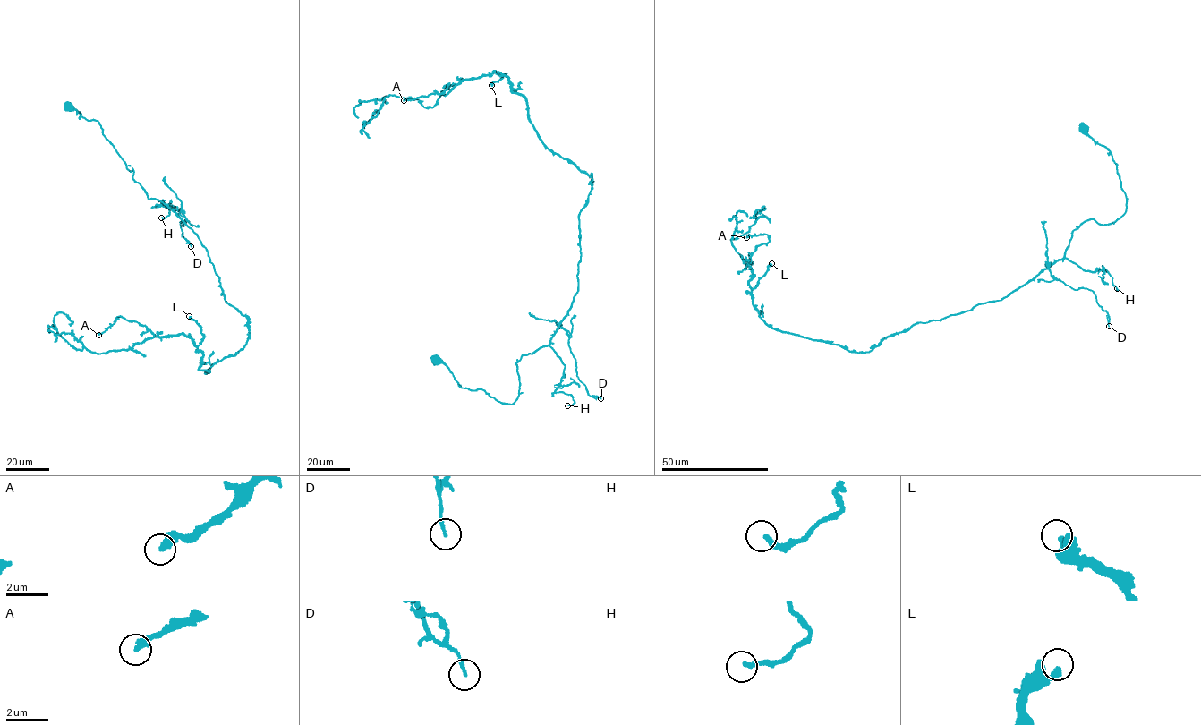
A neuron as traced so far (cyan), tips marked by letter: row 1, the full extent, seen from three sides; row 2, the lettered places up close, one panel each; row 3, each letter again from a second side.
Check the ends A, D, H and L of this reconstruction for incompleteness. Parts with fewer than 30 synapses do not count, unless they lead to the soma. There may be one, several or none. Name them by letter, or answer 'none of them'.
none of them

